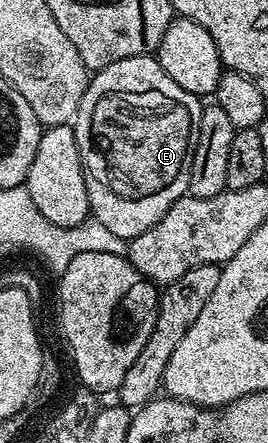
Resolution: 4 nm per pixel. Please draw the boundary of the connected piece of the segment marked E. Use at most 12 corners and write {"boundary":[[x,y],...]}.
{"boundary":[[151,55],[88,80],[90,216],[149,231],[187,193],[204,102]]}

